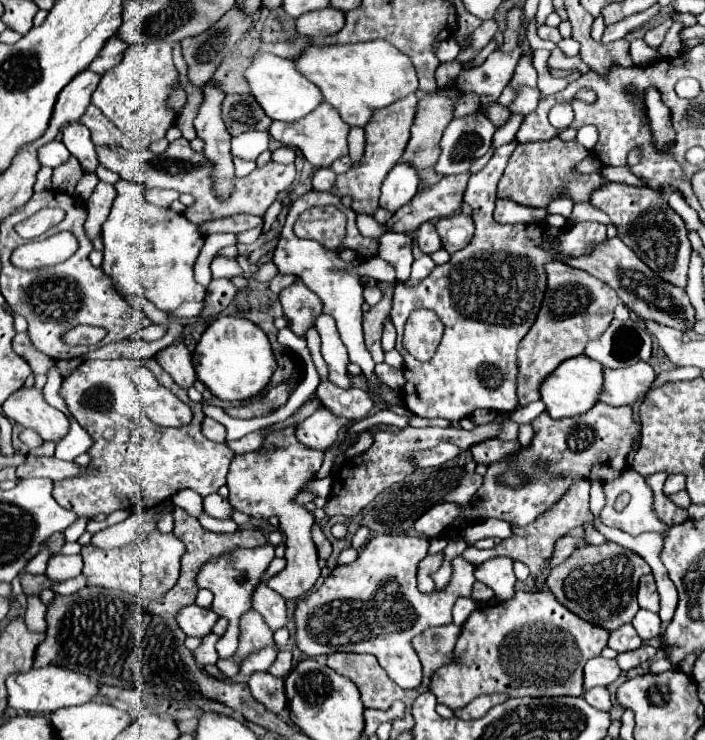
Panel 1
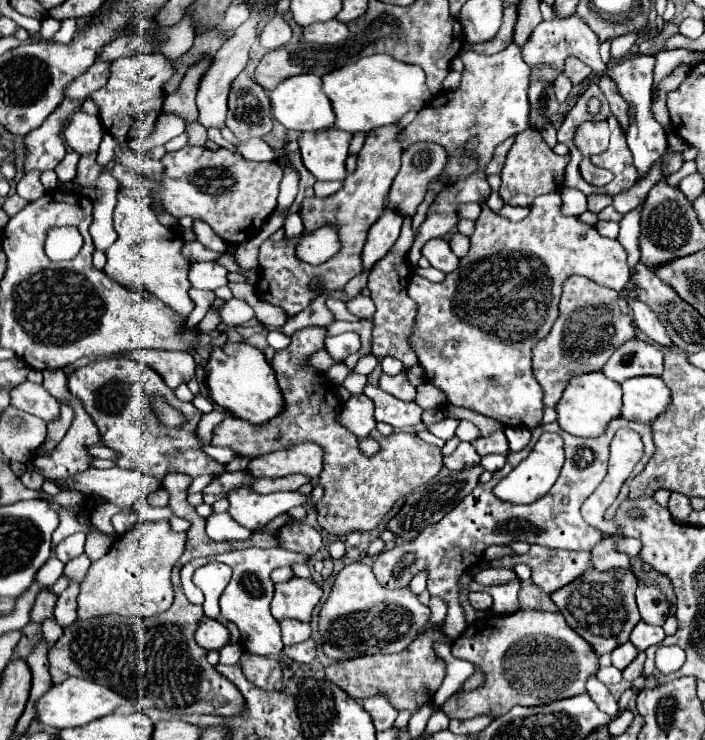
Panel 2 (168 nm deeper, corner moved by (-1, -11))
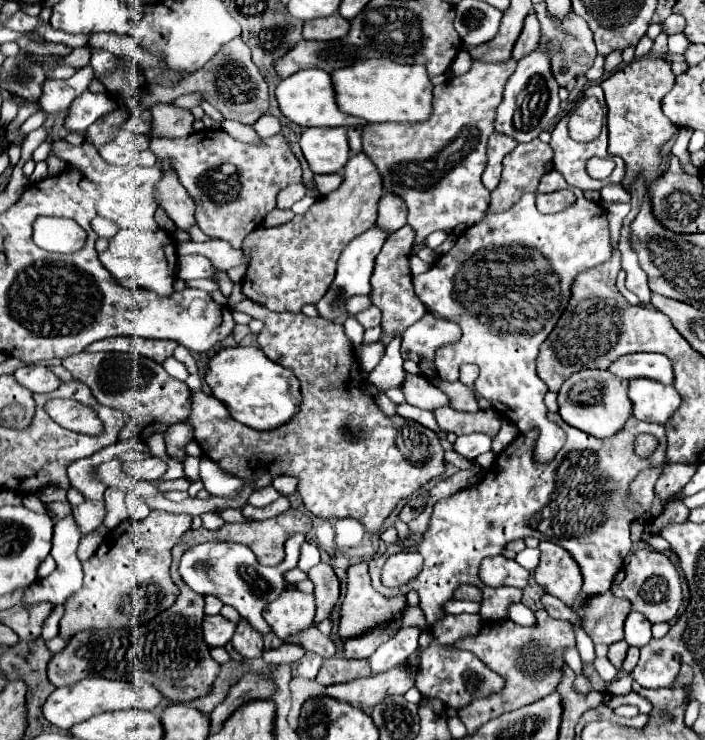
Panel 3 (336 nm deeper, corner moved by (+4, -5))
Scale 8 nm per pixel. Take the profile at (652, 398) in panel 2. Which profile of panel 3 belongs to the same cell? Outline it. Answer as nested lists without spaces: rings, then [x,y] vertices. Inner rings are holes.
[[[632,379],[628,385],[632,415],[640,421],[664,423],[680,405],[680,395],[672,385],[662,385],[654,379]]]

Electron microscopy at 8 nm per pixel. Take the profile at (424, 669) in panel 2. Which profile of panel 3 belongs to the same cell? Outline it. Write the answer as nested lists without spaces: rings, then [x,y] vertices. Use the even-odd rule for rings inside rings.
[[[330,657],[324,659],[322,669],[316,681],[324,687],[334,683],[348,683],[358,677],[370,677],[372,669],[368,659],[344,659],[344,657]]]

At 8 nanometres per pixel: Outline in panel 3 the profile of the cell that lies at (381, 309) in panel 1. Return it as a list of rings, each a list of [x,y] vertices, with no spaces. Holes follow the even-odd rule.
[[[404,225],[402,229],[398,229],[396,233],[392,233],[380,255],[376,257],[376,265],[374,265],[374,273],[370,279],[372,291],[370,291],[370,301],[372,305],[376,305],[382,311],[382,333],[386,333],[388,337],[396,337],[396,335],[404,335],[404,331],[414,325],[418,319],[424,317],[426,307],[422,305],[422,301],[418,301],[414,287],[412,287],[412,273],[408,267],[408,259],[412,253],[412,241],[414,241],[414,231],[410,229],[410,225]]]

